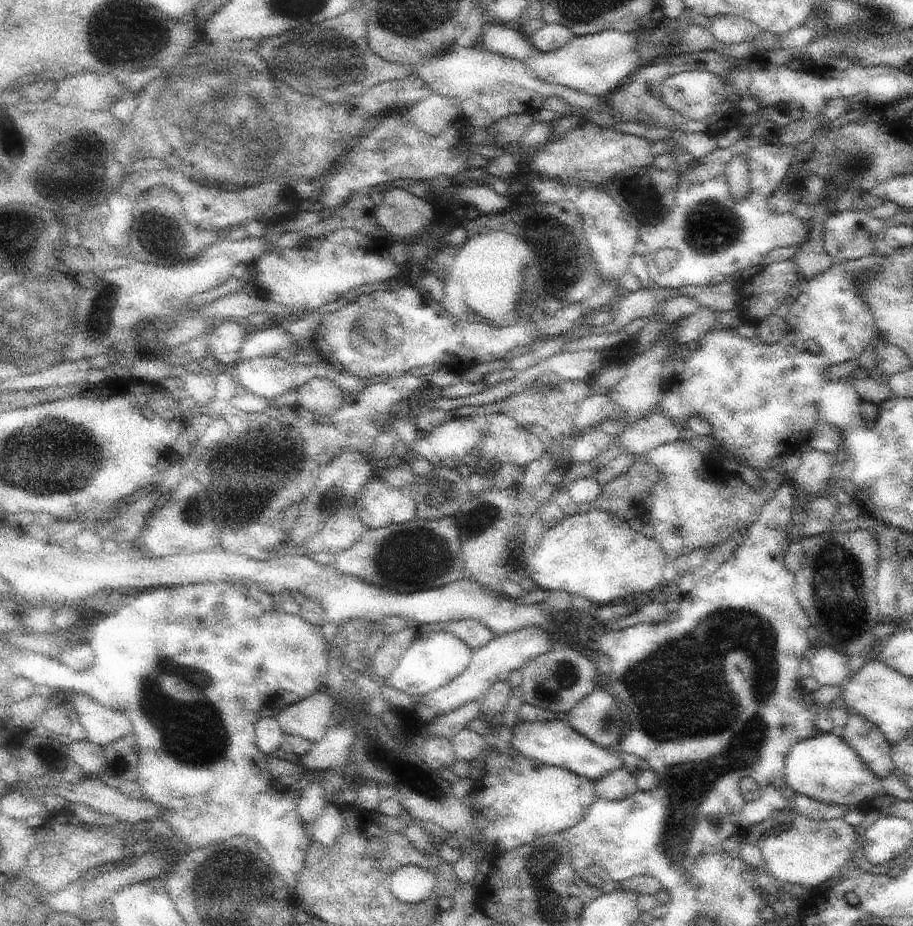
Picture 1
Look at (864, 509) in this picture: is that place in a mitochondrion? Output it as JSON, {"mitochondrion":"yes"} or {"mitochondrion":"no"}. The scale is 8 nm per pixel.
{"mitochondrion":"no"}

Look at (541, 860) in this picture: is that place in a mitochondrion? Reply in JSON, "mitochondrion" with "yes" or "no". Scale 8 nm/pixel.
{"mitochondrion":"yes"}

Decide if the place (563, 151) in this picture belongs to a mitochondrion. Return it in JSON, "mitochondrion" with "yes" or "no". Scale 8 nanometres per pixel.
{"mitochondrion":"no"}

